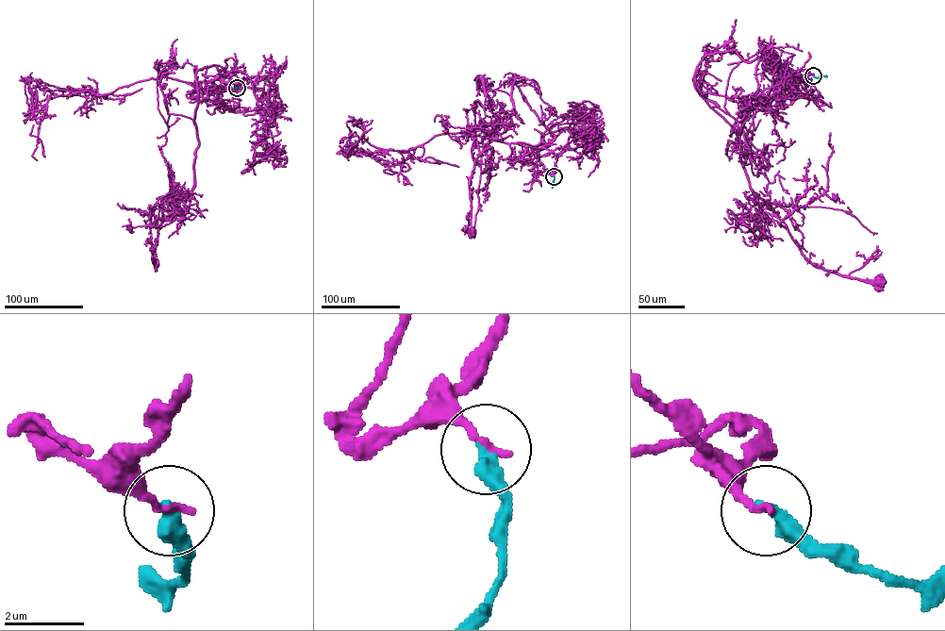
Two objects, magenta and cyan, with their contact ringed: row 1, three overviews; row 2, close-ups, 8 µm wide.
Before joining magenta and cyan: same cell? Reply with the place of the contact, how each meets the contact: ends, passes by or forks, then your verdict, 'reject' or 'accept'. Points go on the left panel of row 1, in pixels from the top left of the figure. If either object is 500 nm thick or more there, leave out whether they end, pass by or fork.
(237, 88) | magenta ends | cyan ends | reject

